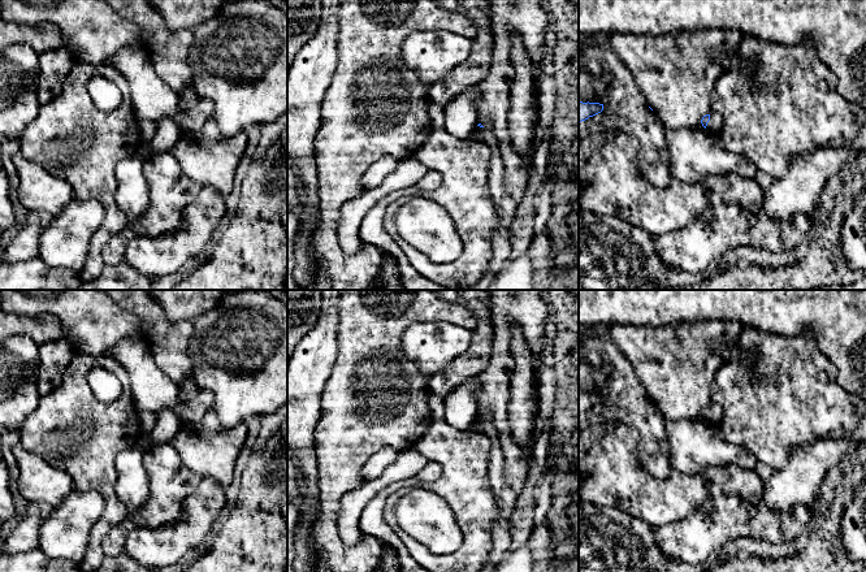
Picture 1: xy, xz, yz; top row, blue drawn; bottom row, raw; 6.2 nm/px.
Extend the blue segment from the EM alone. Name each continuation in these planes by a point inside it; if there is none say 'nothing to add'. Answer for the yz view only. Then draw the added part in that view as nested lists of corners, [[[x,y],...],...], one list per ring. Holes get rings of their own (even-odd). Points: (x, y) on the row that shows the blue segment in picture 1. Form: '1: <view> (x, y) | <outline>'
1: yz (714, 125) | [[[711,112],[706,130],[711,133],[719,133],[722,130],[722,126],[723,126],[723,117],[718,112]]]

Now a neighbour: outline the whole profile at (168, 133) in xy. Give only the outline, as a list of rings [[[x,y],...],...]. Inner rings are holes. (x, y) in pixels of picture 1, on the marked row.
[[[170,118],[156,121],[156,134],[146,140],[148,155],[170,152],[181,139],[182,130]]]

